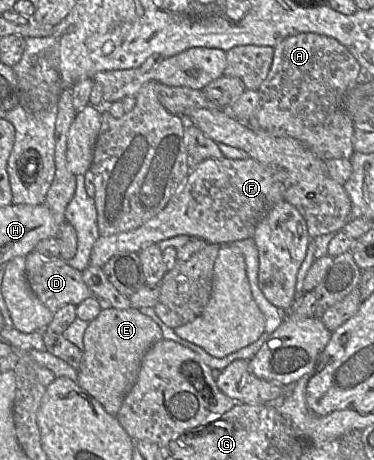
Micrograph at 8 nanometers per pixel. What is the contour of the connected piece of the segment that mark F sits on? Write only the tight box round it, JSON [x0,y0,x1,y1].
[90,158,289,268]

